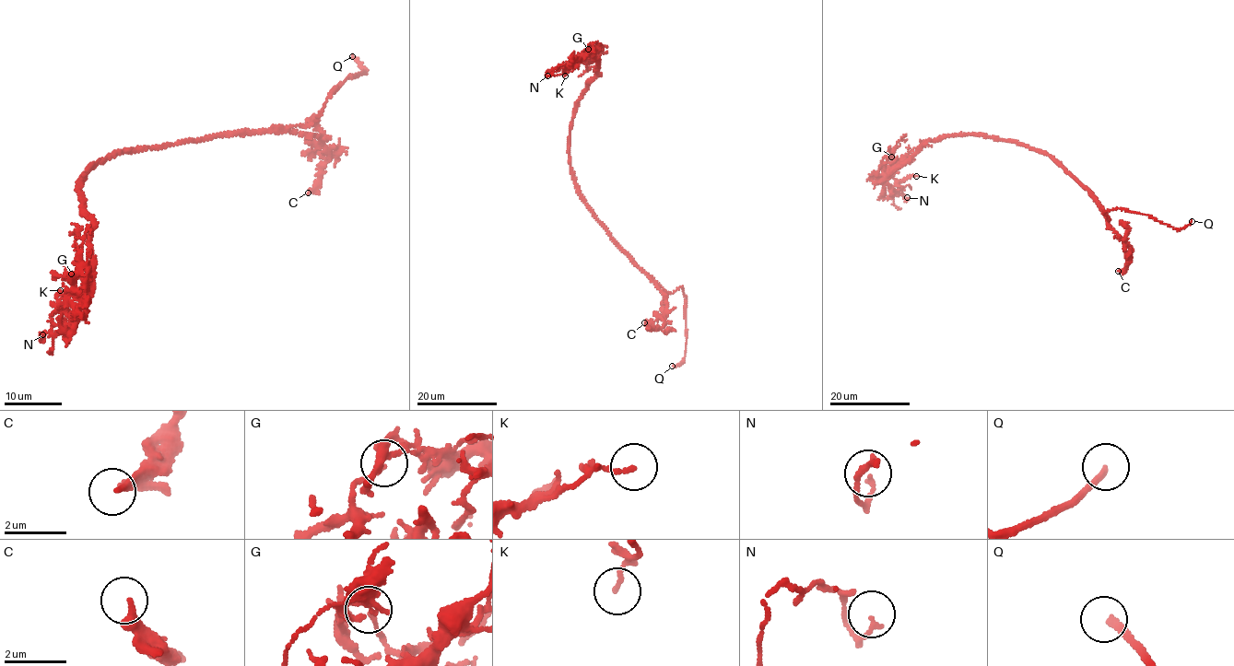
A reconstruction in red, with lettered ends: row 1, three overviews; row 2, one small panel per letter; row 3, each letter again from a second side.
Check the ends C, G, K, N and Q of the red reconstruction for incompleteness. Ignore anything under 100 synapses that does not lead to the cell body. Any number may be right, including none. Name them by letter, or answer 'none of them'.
Q

